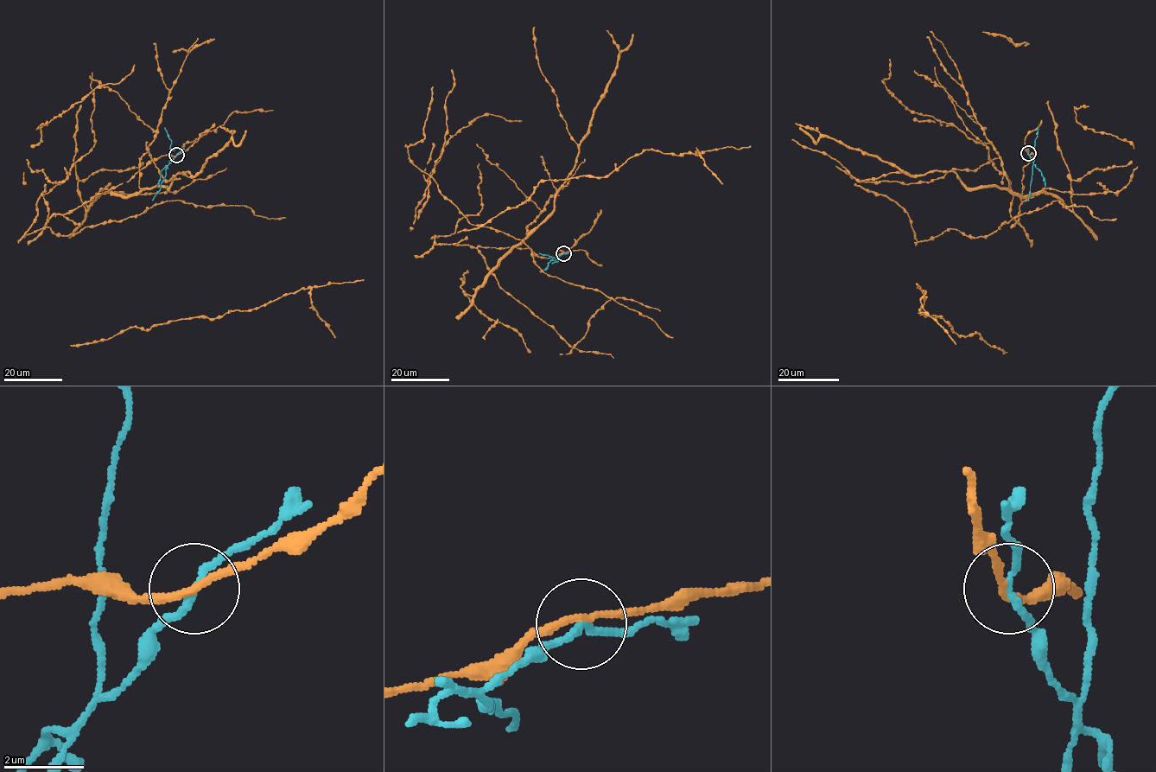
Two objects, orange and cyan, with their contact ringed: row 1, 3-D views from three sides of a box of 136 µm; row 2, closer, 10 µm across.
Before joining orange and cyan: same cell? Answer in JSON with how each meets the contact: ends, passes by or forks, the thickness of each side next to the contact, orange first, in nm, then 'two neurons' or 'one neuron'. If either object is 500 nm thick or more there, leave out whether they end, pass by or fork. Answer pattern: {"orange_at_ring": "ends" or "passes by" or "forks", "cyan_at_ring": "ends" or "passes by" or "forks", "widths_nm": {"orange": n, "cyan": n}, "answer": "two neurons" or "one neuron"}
{"orange_at_ring": "passes by", "cyan_at_ring": "passes by", "widths_nm": {"orange": 160, "cyan": 160}, "answer": "two neurons"}

